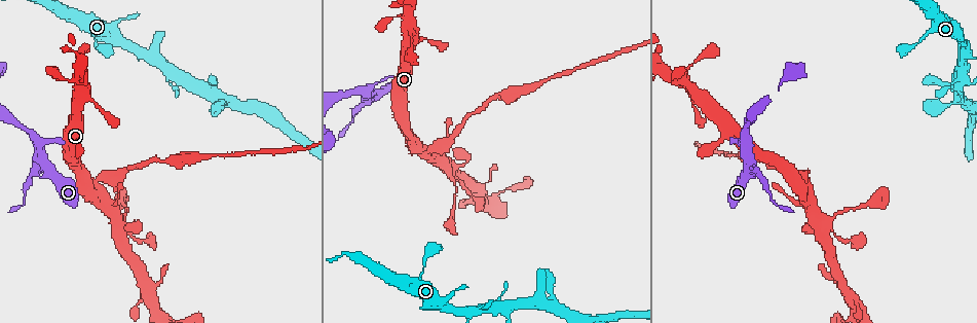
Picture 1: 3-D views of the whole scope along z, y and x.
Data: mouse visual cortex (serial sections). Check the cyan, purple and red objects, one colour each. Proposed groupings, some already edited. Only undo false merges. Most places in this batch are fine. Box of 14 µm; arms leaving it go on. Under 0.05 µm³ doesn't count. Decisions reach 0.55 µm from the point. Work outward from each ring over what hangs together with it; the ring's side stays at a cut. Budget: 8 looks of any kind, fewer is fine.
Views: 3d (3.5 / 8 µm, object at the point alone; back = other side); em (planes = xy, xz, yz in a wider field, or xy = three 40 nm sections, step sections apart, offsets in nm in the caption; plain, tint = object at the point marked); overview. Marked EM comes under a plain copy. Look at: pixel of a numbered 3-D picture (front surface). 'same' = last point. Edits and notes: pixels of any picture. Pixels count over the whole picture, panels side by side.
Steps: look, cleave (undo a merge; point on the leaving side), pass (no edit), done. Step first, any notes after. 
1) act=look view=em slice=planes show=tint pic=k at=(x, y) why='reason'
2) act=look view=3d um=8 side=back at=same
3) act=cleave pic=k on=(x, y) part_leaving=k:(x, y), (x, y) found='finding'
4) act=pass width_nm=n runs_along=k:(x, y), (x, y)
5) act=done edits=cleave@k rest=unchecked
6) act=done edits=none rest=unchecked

act=look view=3d um=3.5 pic=1 at=(411, 32) why='thin neck'

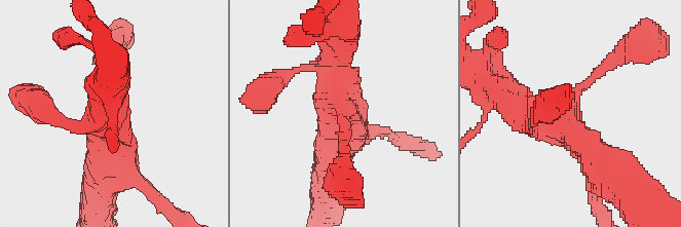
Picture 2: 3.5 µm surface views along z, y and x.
act=look view=em slice=xy step=3 show=tint pic=2 at=(342, 106) arms=4 arm_widths_nm=150,150,400,500 why='need the tissue'

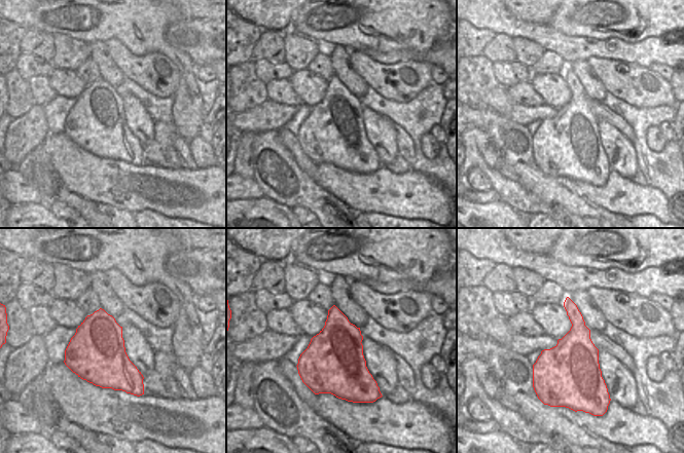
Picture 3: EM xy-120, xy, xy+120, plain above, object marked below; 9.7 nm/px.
act=pass width_nm=600 runs_along=2:(607, 166), (502, 95) found='one cell here'

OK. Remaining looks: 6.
act=look view=3d um=8 pic=1 at=(43, 161)

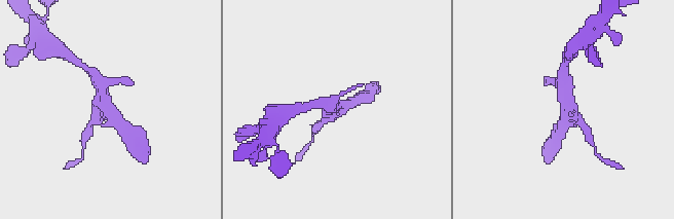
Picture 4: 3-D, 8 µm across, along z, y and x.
act=look view=em slice=xy step=3 show=tint pic=4 at=(339, 106)

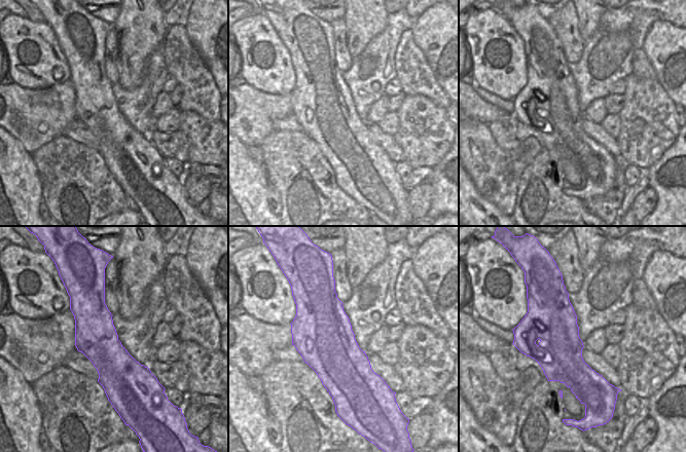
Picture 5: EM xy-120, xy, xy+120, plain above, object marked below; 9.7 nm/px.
act=pass runs_along=4:(123, 129), (104, 103), (96, 76) found='continuous, no second cell'

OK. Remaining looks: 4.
act=look view=3d um=3.5 pic=1 at=(807, 184)

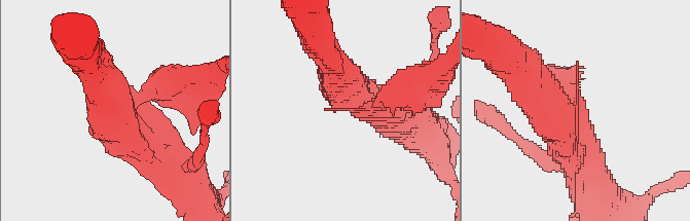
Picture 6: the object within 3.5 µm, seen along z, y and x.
act=look view=em slice=xy step=1 show=tint pic=6 at=(129, 112)

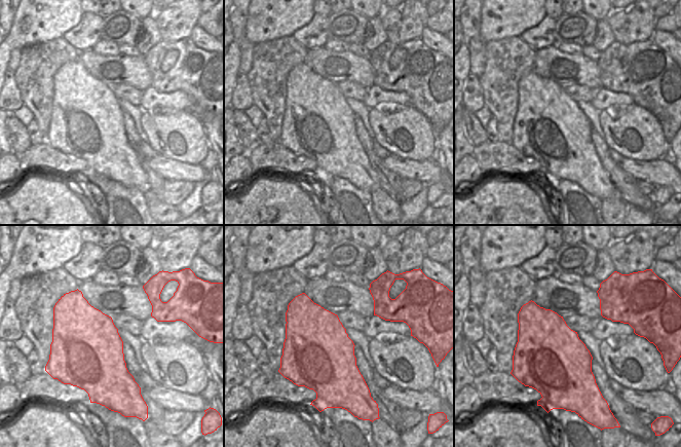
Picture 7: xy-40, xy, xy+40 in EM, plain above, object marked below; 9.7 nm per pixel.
act=cleave pic=6 on=(188, 113) part_leaving=6:(149, 93), (175, 93), (213, 76) found='two cells meet here'

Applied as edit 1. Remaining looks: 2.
act=done edits=cleave@6 rest=unchecked

